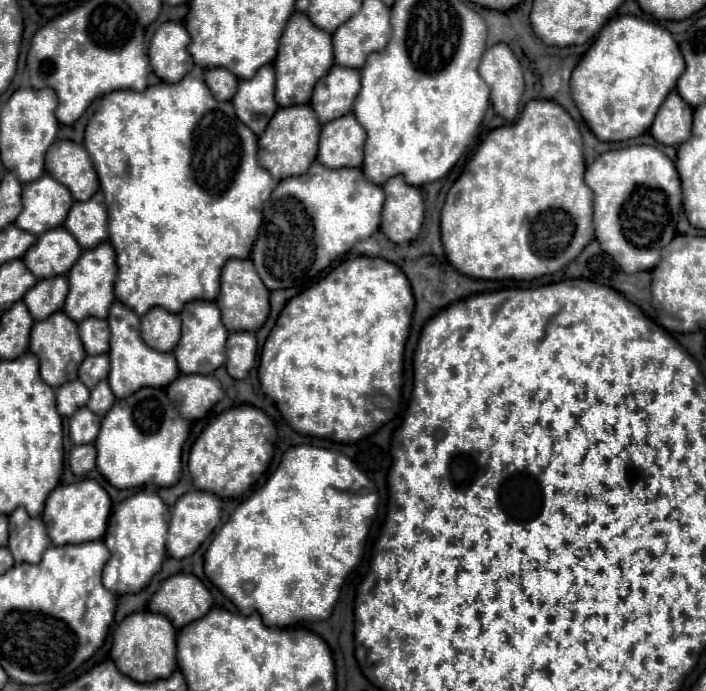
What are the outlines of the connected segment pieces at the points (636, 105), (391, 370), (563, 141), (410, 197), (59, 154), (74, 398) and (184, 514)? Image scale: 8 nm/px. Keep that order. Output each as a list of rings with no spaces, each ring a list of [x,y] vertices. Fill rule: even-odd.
[[[630,14],[614,16],[574,68],[570,90],[596,138],[602,142],[620,142],[636,138],[652,126],[658,106],[674,90],[682,70],[682,54],[666,28]]]
[[[366,255],[346,258],[312,288],[290,298],[280,312],[260,356],[258,378],[262,392],[276,402],[284,421],[296,432],[306,434],[314,446],[340,450],[343,444],[370,436],[382,424],[398,417],[402,358],[412,312],[410,282],[396,264]]]
[[[530,100],[514,124],[492,130],[450,188],[440,228],[446,258],[470,278],[534,280],[572,262],[594,238],[594,226],[592,190],[584,182],[582,136],[570,114],[552,100]]]
[[[402,176],[390,178],[382,188],[386,202],[380,230],[384,230],[384,234],[396,244],[414,240],[424,220],[424,200],[420,188],[406,184]]]
[[[56,140],[46,152],[46,170],[72,192],[74,200],[86,200],[98,190],[96,170],[82,144]]]
[[[72,380],[72,382],[62,384],[56,390],[58,414],[60,416],[72,416],[78,408],[86,406],[88,398],[90,398],[90,390],[80,380]]]
[[[190,490],[184,496],[180,496],[178,502],[172,506],[172,520],[170,520],[170,528],[168,528],[168,540],[166,540],[168,556],[178,558],[178,560],[192,556],[200,548],[200,544],[220,524],[220,514],[222,514],[222,502],[216,494]]]

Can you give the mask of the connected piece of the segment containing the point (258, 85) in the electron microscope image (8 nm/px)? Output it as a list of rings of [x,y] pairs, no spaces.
[[[270,64],[262,66],[254,78],[240,80],[232,104],[238,118],[242,118],[242,122],[260,136],[278,110],[274,100],[274,68]]]

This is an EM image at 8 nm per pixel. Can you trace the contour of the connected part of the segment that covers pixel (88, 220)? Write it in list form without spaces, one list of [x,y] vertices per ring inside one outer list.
[[[96,192],[86,202],[74,202],[64,228],[74,234],[82,250],[98,246],[98,242],[108,240],[108,218],[102,192]]]

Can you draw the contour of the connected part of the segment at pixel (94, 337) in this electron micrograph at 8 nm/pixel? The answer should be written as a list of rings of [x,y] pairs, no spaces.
[[[86,318],[78,324],[80,340],[86,348],[86,354],[104,354],[108,352],[108,340],[110,340],[110,328],[106,320],[100,318]]]

